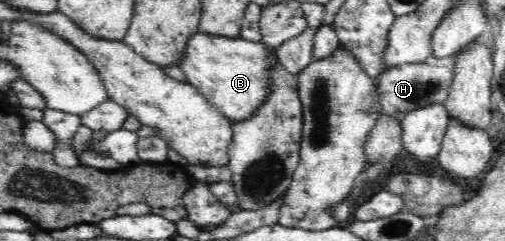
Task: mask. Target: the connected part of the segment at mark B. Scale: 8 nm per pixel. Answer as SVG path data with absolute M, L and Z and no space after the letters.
M199 30L189 38L189 43L185 46L185 57L181 59L180 69L185 73L187 82L234 124L247 121L261 105L265 105L266 97L269 95L269 79L278 65L277 55L271 54L270 47L262 42L254 43L240 37L214 36Z

